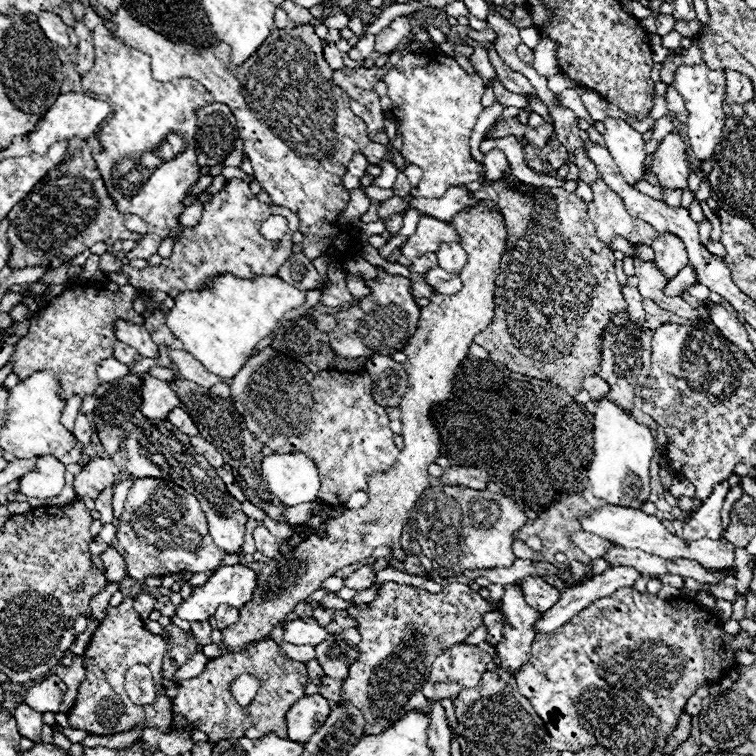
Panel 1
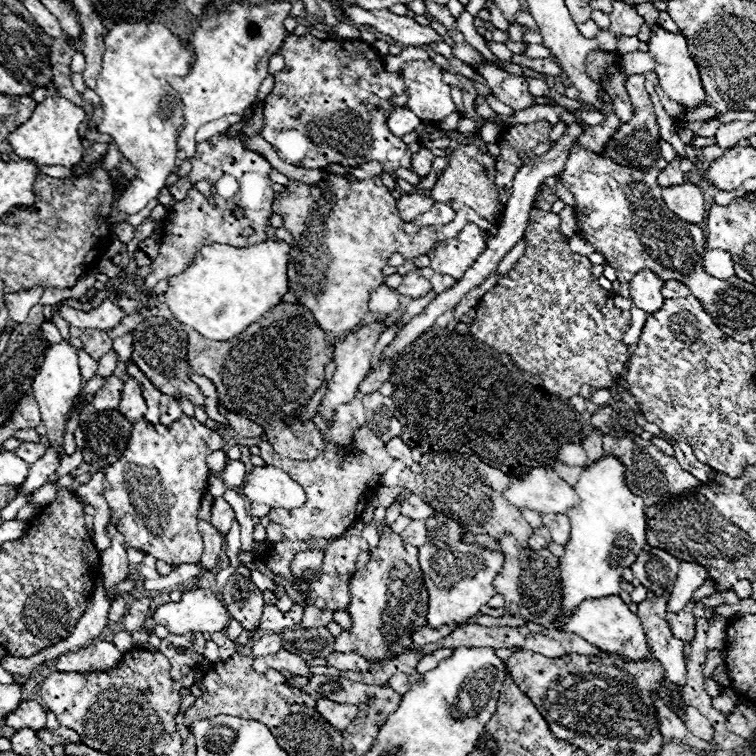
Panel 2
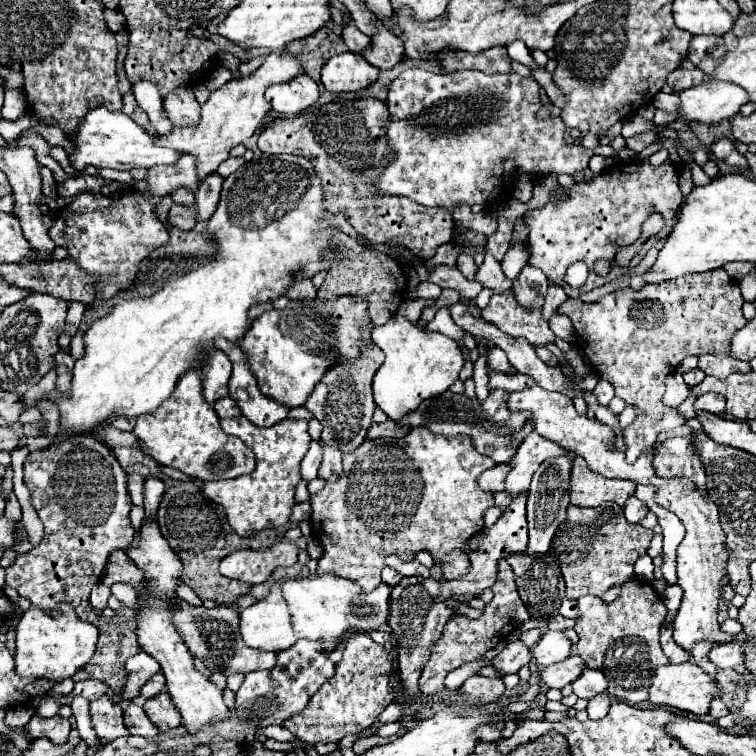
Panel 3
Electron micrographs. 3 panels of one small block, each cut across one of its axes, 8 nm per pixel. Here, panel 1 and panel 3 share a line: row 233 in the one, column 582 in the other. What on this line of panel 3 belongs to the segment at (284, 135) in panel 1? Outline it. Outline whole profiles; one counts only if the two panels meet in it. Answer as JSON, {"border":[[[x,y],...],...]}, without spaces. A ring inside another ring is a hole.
{"border":[[[722,268],[692,276],[690,282],[688,278],[684,280],[674,280],[674,282],[664,282],[664,284],[646,284],[642,290],[634,288],[624,288],[612,294],[606,294],[598,302],[582,302],[582,300],[572,300],[568,298],[564,304],[558,306],[556,314],[564,314],[574,322],[574,328],[580,336],[580,346],[592,364],[592,368],[600,374],[602,380],[608,380],[616,396],[624,398],[626,404],[634,404],[638,408],[638,416],[634,424],[624,430],[626,438],[626,460],[634,462],[642,452],[650,452],[656,444],[656,438],[662,430],[672,430],[676,426],[684,424],[684,418],[662,404],[662,394],[664,394],[664,376],[674,372],[680,362],[688,356],[702,356],[702,354],[716,354],[716,356],[728,356],[730,354],[730,342],[732,336],[746,326],[746,318],[742,314],[742,294],[738,288],[738,282],[734,282]]]}

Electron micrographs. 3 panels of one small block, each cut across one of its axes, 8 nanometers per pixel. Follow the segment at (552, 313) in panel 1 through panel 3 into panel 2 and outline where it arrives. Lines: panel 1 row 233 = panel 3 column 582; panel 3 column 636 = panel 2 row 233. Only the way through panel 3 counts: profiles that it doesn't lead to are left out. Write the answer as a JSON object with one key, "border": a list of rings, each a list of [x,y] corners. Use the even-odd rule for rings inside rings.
{"border":[[[532,210],[524,232],[528,246],[512,270],[508,270],[508,274],[502,276],[498,284],[478,302],[476,320],[470,326],[470,334],[496,352],[510,356],[520,370],[538,376],[544,382],[544,388],[556,390],[556,394],[570,398],[578,394],[582,384],[588,384],[596,390],[616,386],[612,378],[614,374],[624,372],[630,358],[628,346],[622,342],[624,330],[630,326],[630,312],[622,312],[614,306],[612,294],[604,290],[590,274],[590,260],[586,256],[574,254],[568,248],[568,242],[562,240],[558,228],[558,214]]]}

